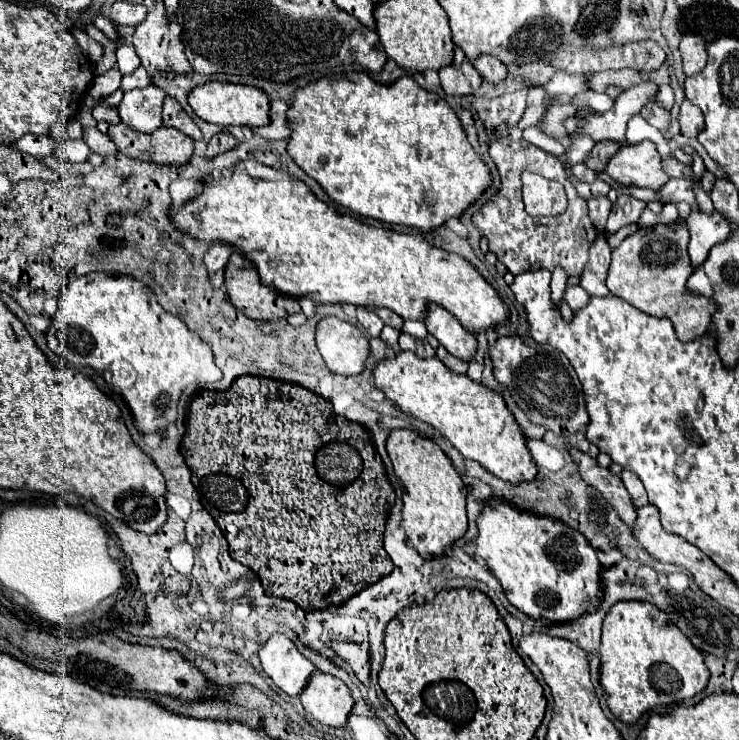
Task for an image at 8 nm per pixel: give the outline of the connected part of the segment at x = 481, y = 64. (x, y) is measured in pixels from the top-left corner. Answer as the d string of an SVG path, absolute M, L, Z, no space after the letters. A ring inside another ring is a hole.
M489 55L479 57L479 59L475 61L475 69L479 71L479 75L481 75L485 81L489 81L489 83L493 83L493 85L503 83L505 77L507 77L507 67L505 67L497 57L489 57Z

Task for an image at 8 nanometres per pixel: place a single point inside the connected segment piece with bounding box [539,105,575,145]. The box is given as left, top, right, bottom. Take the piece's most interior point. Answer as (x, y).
(553, 124)

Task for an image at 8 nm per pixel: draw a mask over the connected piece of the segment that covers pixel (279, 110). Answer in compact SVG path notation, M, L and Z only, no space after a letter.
M273 101L271 103L271 111L269 111L269 119L271 123L265 125L265 127L251 127L251 131L263 139L269 139L269 141L275 141L275 139L287 139L289 137L289 129L287 129L287 117L285 117L285 111L287 111L289 103L285 101Z

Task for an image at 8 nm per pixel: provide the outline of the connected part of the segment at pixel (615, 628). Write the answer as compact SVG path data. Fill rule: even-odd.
M615 603L601 633L601 685L611 713L623 723L635 723L645 711L681 703L701 693L709 681L703 655L679 631L679 627L651 603Z

